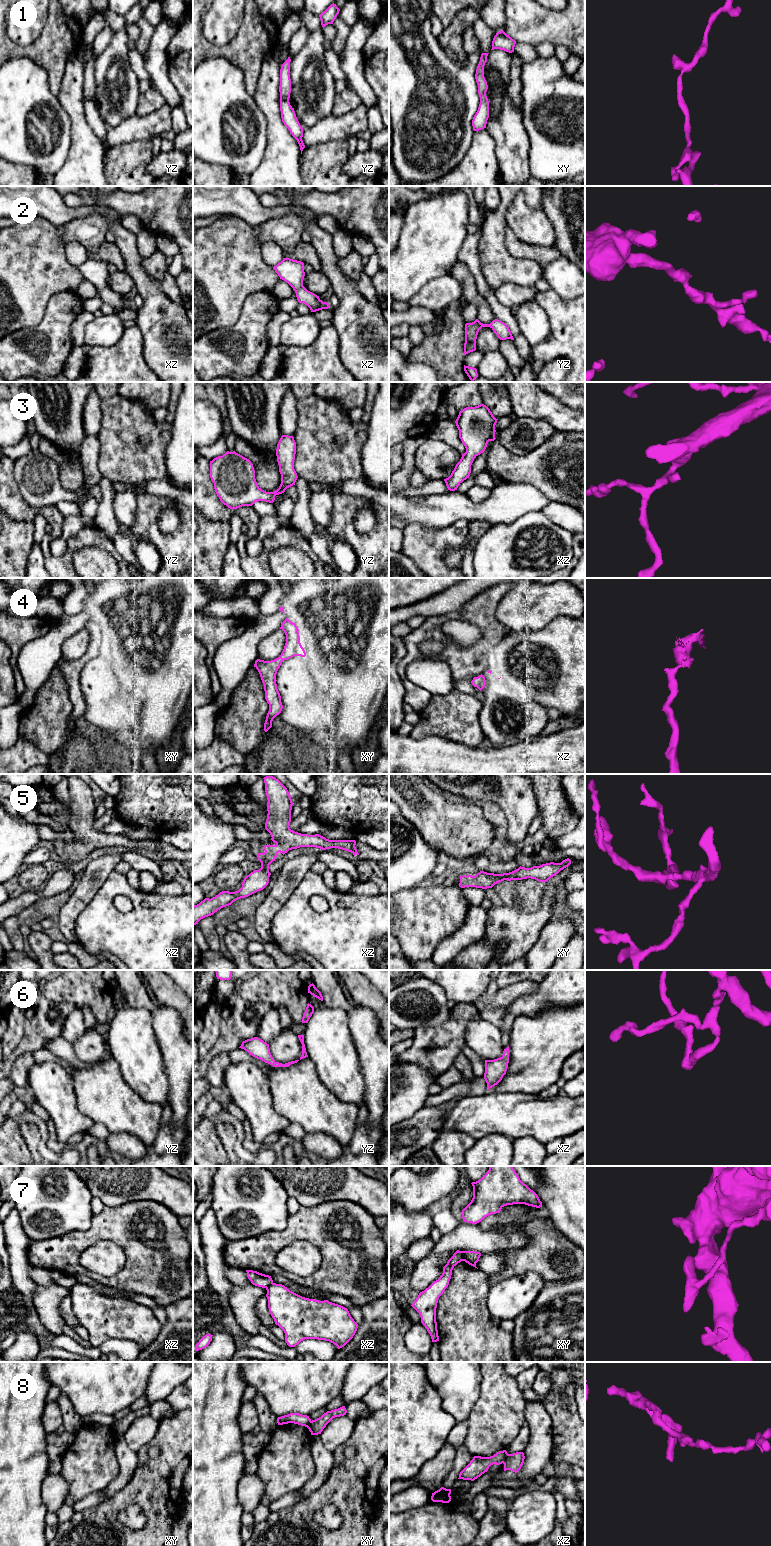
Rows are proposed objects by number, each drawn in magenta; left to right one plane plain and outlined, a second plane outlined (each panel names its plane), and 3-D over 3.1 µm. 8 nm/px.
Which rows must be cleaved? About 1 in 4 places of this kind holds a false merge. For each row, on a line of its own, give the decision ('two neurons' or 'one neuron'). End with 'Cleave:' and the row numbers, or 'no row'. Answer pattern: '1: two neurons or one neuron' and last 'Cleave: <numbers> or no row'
1: one neuron
2: one neuron
3: one neuron
4: one neuron
5: one neuron
6: one neuron
7: two neurons
8: two neurons
Cleave: 7, 8

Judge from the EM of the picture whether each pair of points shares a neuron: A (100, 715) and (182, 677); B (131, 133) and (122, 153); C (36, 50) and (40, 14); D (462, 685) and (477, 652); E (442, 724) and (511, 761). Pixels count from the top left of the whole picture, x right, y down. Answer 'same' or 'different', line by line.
A: different
B: different
C: different
D: different
E: different

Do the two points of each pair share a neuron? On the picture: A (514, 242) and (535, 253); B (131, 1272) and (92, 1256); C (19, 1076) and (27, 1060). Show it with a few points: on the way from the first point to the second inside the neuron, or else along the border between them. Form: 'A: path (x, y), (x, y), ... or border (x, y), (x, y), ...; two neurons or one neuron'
A: path (519, 247), (522, 250), (530, 251); one neuron
B: border (119, 1245), (124, 1266), (110, 1276), (98, 1274); two neurons
C: path (19, 1072), (23, 1064); one neuron

